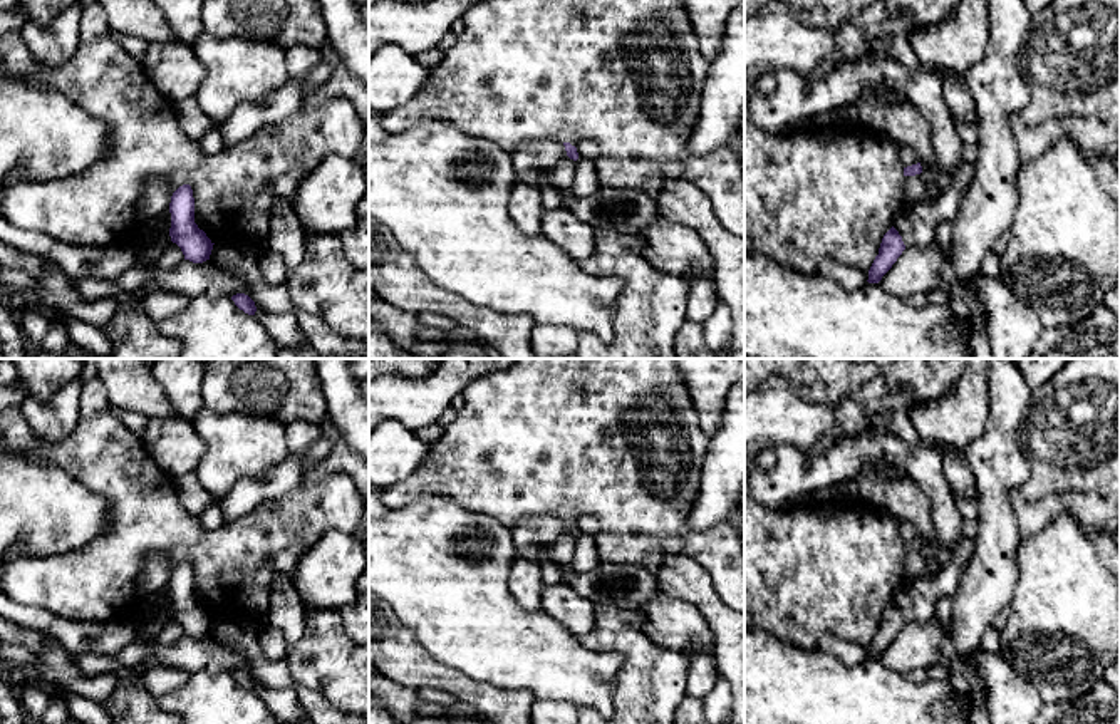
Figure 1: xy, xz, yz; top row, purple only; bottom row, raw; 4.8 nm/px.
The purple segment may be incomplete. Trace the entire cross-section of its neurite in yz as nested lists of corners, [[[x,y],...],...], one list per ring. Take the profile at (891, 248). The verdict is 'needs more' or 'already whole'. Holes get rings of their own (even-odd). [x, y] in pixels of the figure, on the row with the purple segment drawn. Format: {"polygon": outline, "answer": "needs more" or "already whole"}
{"polygon": [[[892,226],[882,238],[879,255],[869,270],[869,283],[879,283],[905,250],[902,236]]], "answer": "already whole"}

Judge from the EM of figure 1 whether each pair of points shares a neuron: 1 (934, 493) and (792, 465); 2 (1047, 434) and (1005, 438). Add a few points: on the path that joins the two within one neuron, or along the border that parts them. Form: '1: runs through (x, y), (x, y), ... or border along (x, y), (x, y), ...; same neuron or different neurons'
1: runs through (906, 456), (894, 448), (862, 448), (829, 470); same neuron
2: border along (1030, 399), (1018, 431), (1028, 473); different neurons

